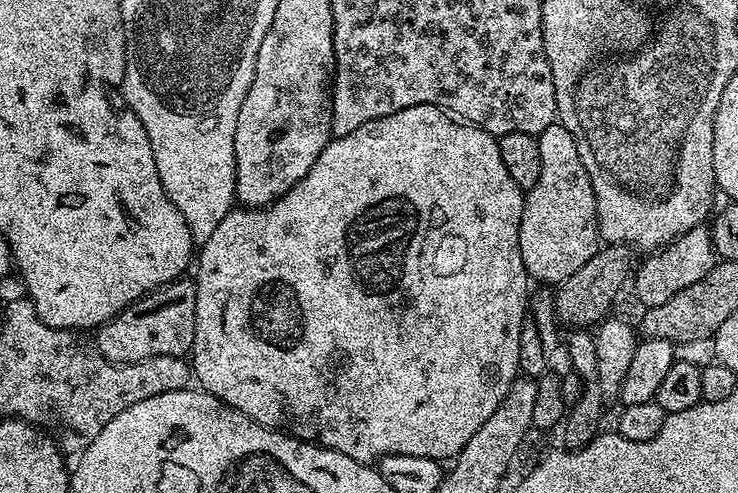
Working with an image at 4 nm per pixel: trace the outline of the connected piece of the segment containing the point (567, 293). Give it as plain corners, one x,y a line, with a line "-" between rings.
608,244
597,248
594,258
582,266
582,270
574,270
570,278
566,278
555,289
556,314
561,321
564,320
570,326
590,326
605,319
613,311
612,303
620,292
624,283
629,283
634,272
634,260
632,264
633,249
626,244

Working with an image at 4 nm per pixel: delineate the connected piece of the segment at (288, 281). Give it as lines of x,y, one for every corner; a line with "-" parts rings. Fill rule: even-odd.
429,104
422,106
410,106
406,110
398,110
398,114
386,114
386,118
378,118
374,122
366,122
358,126
358,130
350,130
350,134
337,136
328,141
328,145
318,154
314,166
295,184
292,189
282,198
278,198
267,208
245,208
243,206
233,207
231,212
218,222
214,234
206,238
198,248
198,263
195,265
196,276
194,283
196,286
196,325
194,326
194,342
190,353
190,367
194,373
194,380
203,391
209,392
214,398
218,398
222,403
228,404
234,410
246,414
254,422
265,424
267,428
283,430
289,436
294,436
298,440
315,442
321,448
329,448
338,454
346,454
346,458
354,458
363,464
375,465
386,455
416,455
422,458
434,459
439,462
451,461
482,430
482,422
498,410
498,402
506,398
506,390
520,372
520,359
518,358
518,342
522,334
522,322
524,312
528,309
528,298
530,295
530,277
524,263
522,262
522,250
518,246
518,230
520,229
520,219
524,209
525,193
510,178
510,170
506,170
506,162
502,162
500,145
497,137
489,132
484,132
477,128
475,124
461,122
453,118
443,108
435,108

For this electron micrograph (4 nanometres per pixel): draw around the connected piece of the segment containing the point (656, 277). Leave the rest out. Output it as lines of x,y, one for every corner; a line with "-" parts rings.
707,223
694,226
690,230
686,230
686,234
682,234
677,240
671,240
665,244
663,248
645,255
644,261
639,261
638,267
634,272
634,284
636,280
636,296
641,300
644,308
653,308
654,306
662,306
662,302
674,298
674,294
678,294
678,290
686,290
686,286
694,286
694,282
706,278
706,274
710,274
710,270
718,262
716,255
716,247
712,241
712,229

